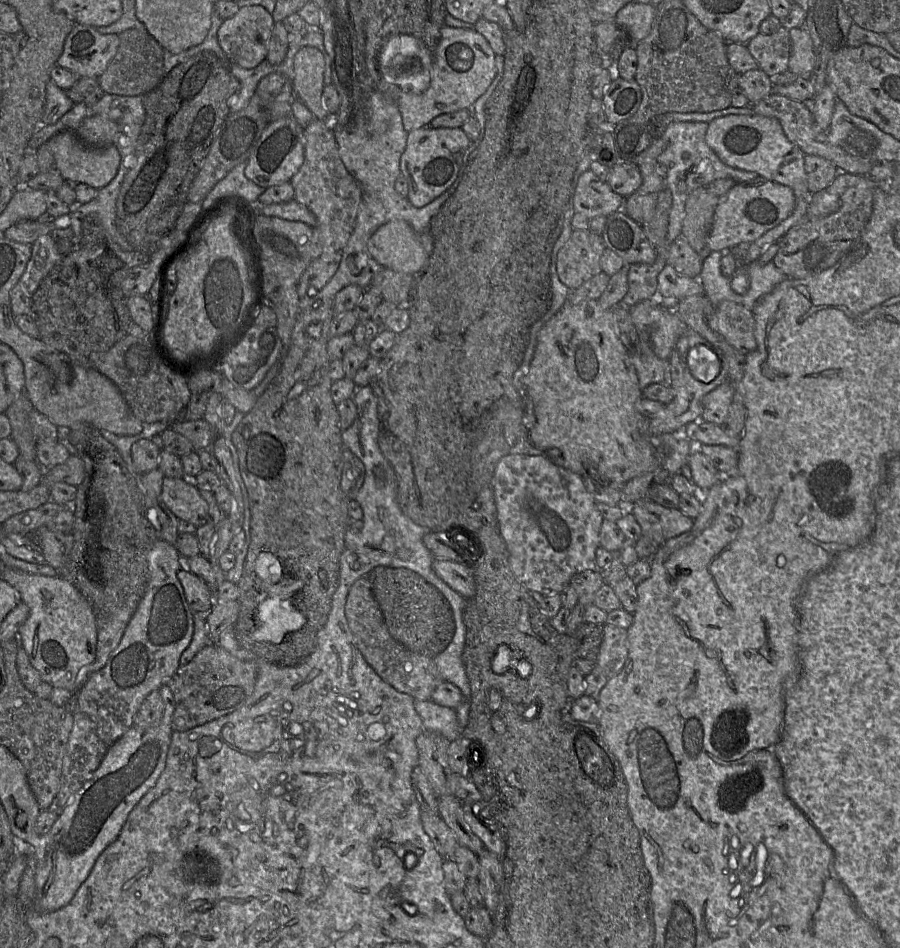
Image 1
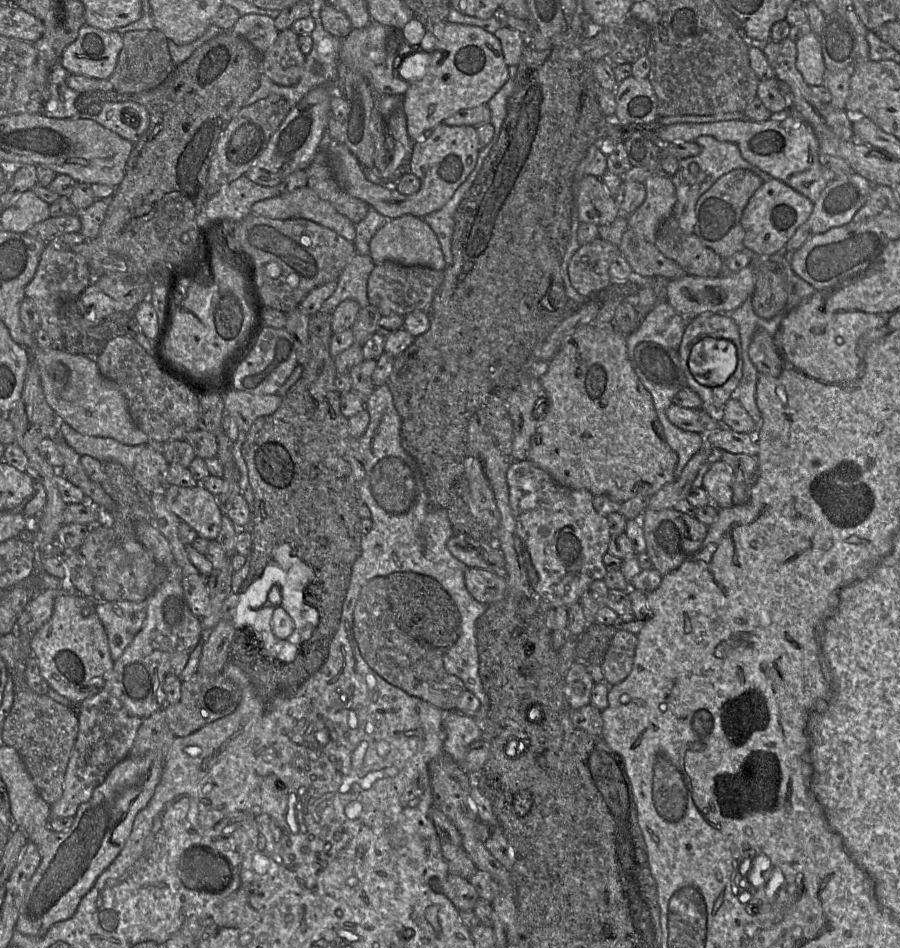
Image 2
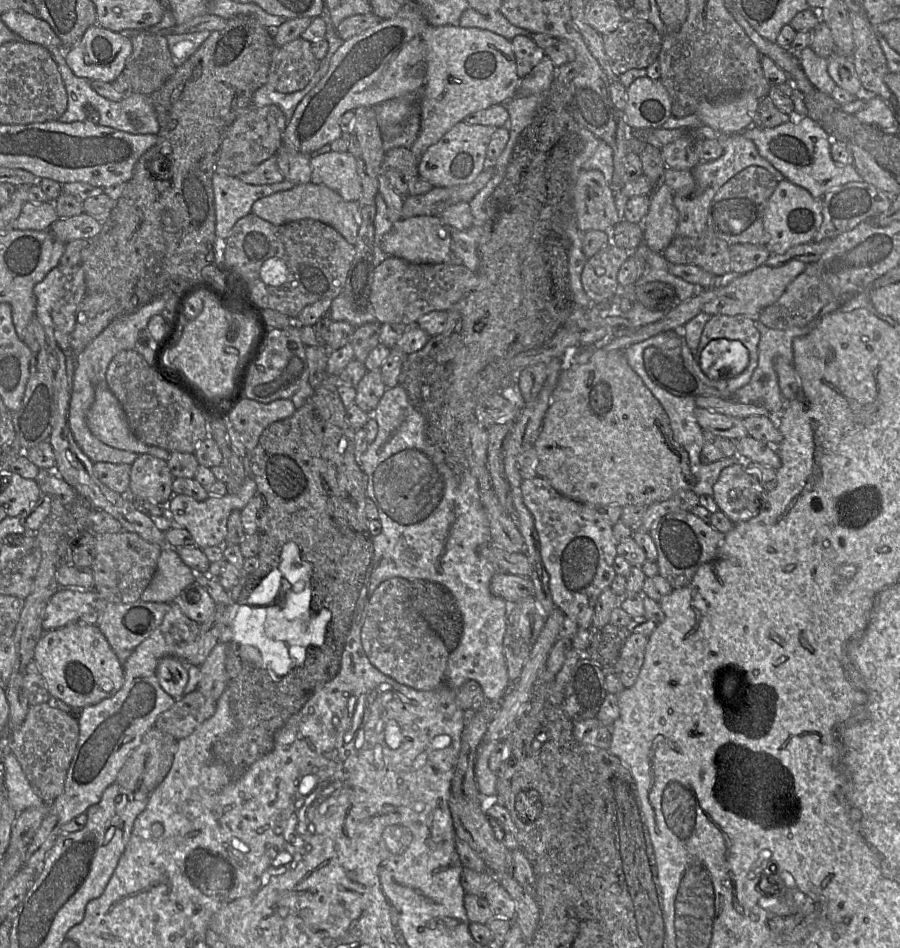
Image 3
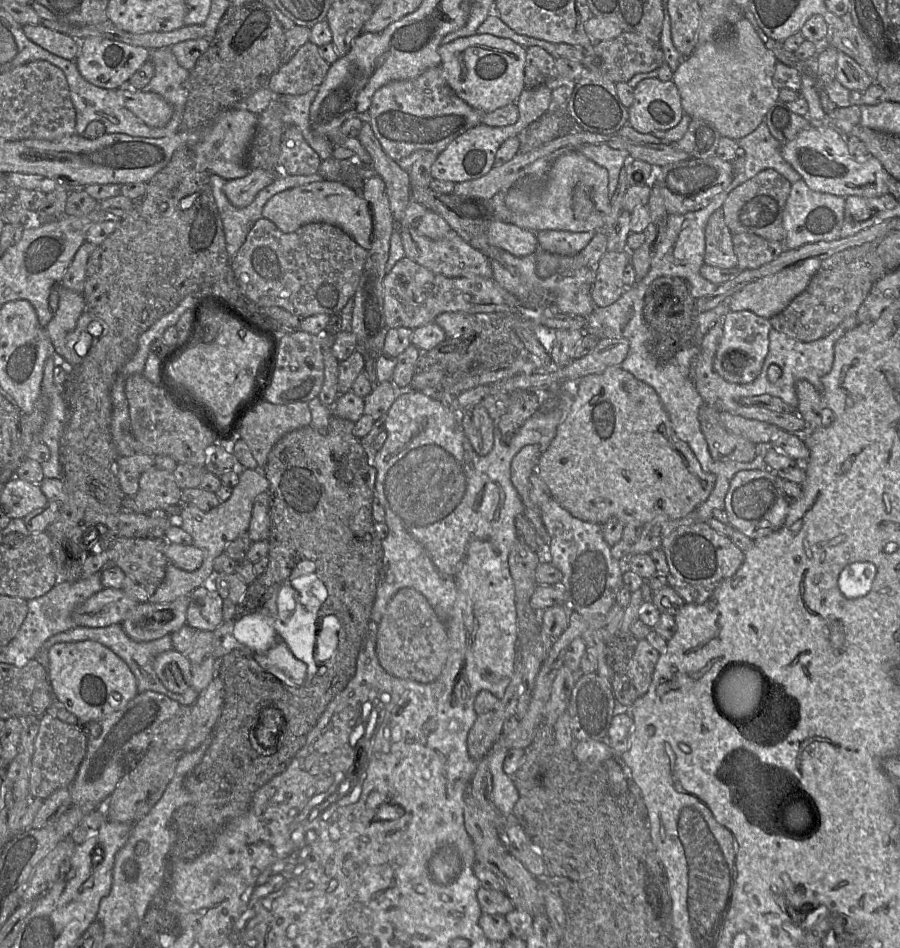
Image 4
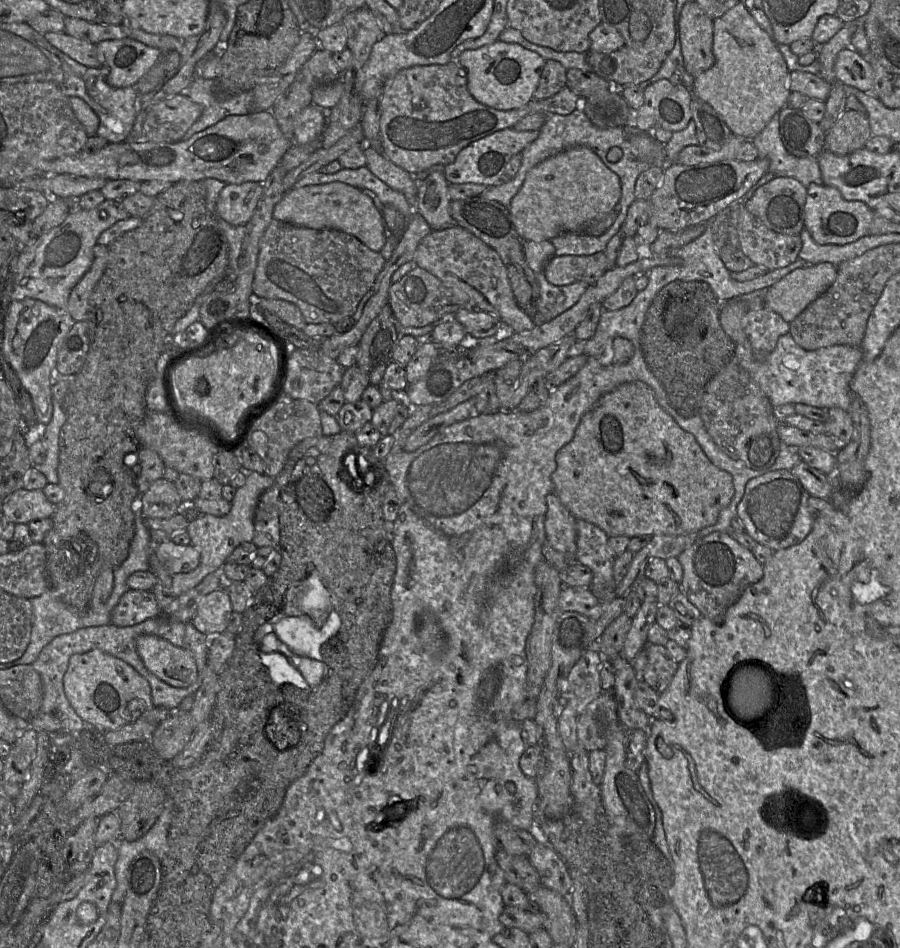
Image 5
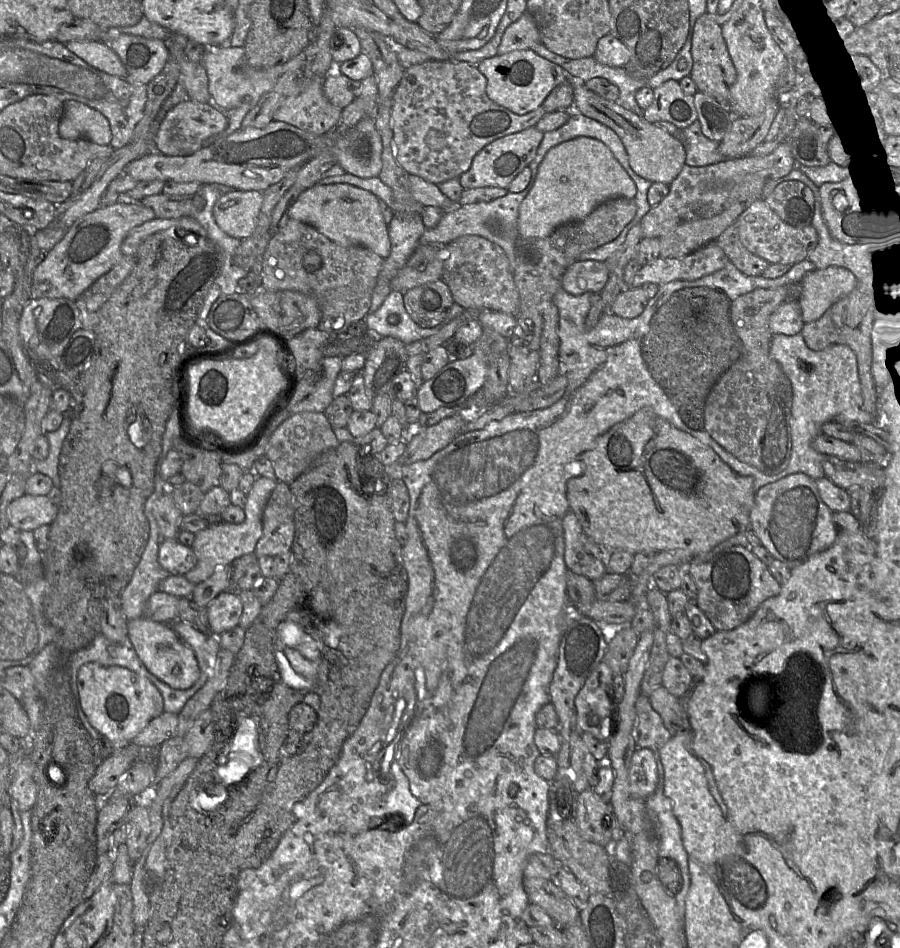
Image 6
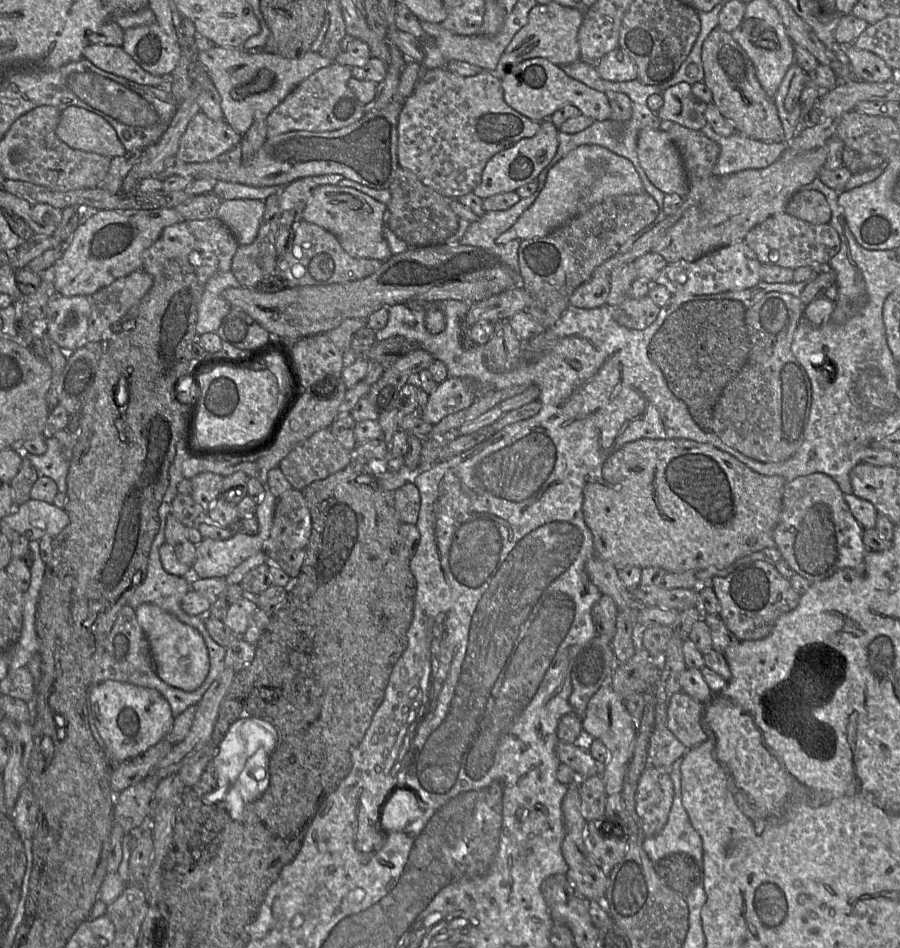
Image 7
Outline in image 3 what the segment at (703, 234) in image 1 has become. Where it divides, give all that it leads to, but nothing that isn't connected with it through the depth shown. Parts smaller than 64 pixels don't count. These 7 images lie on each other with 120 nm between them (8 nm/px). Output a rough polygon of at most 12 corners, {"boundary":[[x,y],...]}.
{"boundary":[[749,166],[711,201],[707,228],[728,245],[766,245],[778,181]]}

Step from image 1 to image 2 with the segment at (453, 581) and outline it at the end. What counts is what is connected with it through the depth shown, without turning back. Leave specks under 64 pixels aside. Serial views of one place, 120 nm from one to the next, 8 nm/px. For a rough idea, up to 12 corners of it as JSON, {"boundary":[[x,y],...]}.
{"boundary":[[468,567],[465,584],[472,597],[490,604],[508,590],[507,577]]}

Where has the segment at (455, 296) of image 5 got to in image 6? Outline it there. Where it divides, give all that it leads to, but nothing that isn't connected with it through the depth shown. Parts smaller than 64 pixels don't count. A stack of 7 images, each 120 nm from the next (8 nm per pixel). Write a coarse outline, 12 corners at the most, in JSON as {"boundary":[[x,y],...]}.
{"boundary":[[442,279],[405,291],[410,317],[437,326],[455,303]]}

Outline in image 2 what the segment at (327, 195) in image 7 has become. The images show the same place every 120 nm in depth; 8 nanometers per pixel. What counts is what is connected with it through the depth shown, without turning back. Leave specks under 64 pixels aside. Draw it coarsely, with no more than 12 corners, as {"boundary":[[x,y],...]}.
{"boundary":[[307,186],[258,201],[252,213],[312,220],[351,242],[355,224]]}

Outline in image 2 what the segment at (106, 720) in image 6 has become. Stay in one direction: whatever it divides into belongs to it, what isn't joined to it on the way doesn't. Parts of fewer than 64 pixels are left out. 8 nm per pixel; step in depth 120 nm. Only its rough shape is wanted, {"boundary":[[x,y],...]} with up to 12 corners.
{"boundary":[[54,601],[31,637],[50,688],[81,703],[113,671],[96,604]]}

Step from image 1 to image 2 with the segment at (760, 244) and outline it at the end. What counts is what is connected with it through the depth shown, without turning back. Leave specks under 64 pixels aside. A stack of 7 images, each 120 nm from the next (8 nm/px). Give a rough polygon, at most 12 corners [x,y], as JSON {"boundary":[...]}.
{"boundary":[[772,115],[663,126],[663,142],[712,136],[815,203],[835,175],[808,123]]}

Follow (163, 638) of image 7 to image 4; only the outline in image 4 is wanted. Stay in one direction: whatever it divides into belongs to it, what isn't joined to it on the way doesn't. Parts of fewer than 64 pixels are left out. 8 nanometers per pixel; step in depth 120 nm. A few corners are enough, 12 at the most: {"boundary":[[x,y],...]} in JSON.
{"boundary":[[174,649],[158,654],[156,675],[171,692],[192,684],[187,655]]}

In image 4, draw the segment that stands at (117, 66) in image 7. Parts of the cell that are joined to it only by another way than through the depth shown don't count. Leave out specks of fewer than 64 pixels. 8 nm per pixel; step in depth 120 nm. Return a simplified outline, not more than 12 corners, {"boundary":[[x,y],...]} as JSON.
{"boundary":[[42,24],[22,28],[47,51],[75,61],[80,41]]}

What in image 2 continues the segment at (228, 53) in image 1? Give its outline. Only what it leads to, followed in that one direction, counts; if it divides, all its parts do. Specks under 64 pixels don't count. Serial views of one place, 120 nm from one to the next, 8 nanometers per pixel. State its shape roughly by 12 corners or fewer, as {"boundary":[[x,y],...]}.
{"boundary":[[240,16],[231,31],[261,55],[279,33],[274,20]]}

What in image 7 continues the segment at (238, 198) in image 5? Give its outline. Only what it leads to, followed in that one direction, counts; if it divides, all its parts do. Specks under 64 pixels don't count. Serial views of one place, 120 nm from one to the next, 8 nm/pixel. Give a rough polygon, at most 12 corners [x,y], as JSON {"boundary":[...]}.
{"boundary":[[223,200],[217,219],[239,245],[257,236],[264,202]]}

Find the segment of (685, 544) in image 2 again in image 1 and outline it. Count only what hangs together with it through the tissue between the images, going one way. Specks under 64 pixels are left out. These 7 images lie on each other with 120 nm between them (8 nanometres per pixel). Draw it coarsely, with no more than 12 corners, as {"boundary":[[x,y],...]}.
{"boundary":[[650,499],[627,508],[656,551],[694,519]]}

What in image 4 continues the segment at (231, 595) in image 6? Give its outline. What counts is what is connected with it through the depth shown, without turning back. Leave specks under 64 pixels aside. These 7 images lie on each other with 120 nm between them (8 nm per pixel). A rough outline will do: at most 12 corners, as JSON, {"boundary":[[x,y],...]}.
{"boundary":[[204,584],[189,594],[187,624],[214,632],[223,598]]}

